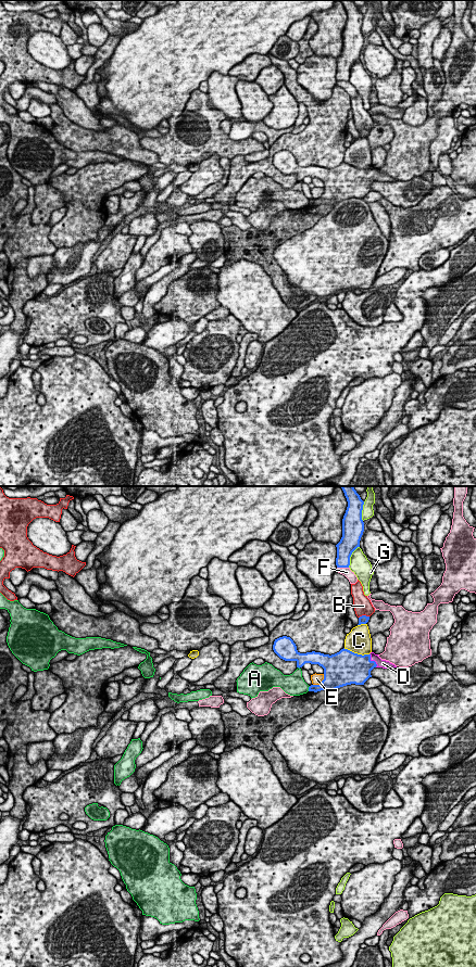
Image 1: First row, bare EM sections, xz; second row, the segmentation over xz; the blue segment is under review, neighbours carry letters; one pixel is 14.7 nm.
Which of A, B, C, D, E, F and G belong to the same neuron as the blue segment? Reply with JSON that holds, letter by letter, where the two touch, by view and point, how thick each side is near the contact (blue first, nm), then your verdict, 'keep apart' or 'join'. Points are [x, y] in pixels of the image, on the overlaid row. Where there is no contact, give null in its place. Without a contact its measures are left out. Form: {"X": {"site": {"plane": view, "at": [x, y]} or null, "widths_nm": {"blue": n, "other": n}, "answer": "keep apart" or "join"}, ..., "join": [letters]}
{"A": {"site": {"plane": "xz", "at": [309, 688]}, "widths_nm": {"blue": 160, "other": 320}, "answer": "keep apart"}, "B": {"site": {"plane": "xz", "at": [363, 615]}, "widths_nm": {"blue": 130, "other": 260}, "answer": "keep apart"}, "C": {"site": {"plane": "xz", "at": [356, 653]}, "widths_nm": {"blue": 480, "other": 360}, "answer": "keep apart"}, "D": {"site": {"plane": "xz", "at": [373, 661]}, "widths_nm": {"blue": 400, "other": 130}, "answer": "join"}, "E": {"site": {"plane": "xz", "at": [322, 682]}, "widths_nm": {"blue": 380, "other": 160}, "answer": "keep apart"}, "F": {"site": {"plane": "xz", "at": [342, 567]}, "widths_nm": {"blue": 240, "other": 140}, "answer": "keep apart"}, "G": {"site": {"plane": "xz", "at": [350, 556]}, "widths_nm": {"blue": 280, "other": 280}, "answer": "keep apart"}, "join": ["D"]}

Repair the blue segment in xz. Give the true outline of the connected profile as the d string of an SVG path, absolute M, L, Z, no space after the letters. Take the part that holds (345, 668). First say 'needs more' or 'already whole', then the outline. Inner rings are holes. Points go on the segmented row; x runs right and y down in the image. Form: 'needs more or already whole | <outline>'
needs more | M287 636L275 639L273 650L285 661L296 661L299 669L305 663L318 664L324 669L322 683L309 687L309 691L314 692L335 690L351 684L364 685L372 677L371 671L374 667L397 667L389 661L381 660L374 652L362 656L345 648L331 656L315 651L300 653L293 640Z

